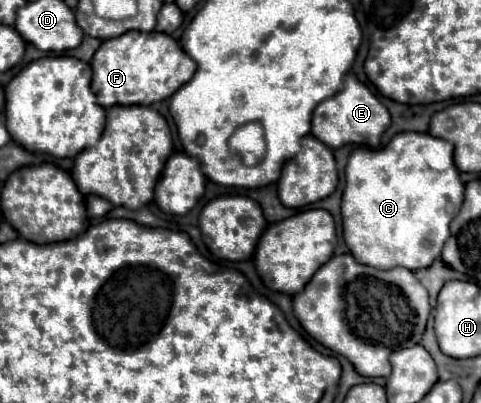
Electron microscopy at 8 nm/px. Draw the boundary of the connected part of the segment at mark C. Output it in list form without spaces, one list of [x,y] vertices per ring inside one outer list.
[[[403,131],[383,149],[357,147],[351,151],[345,167],[345,189],[341,201],[343,239],[355,261],[361,261],[363,265],[377,269],[407,267],[411,271],[429,267],[441,255],[441,249],[449,239],[449,223],[461,207],[463,189],[459,171],[453,165],[453,145],[429,133]]]

